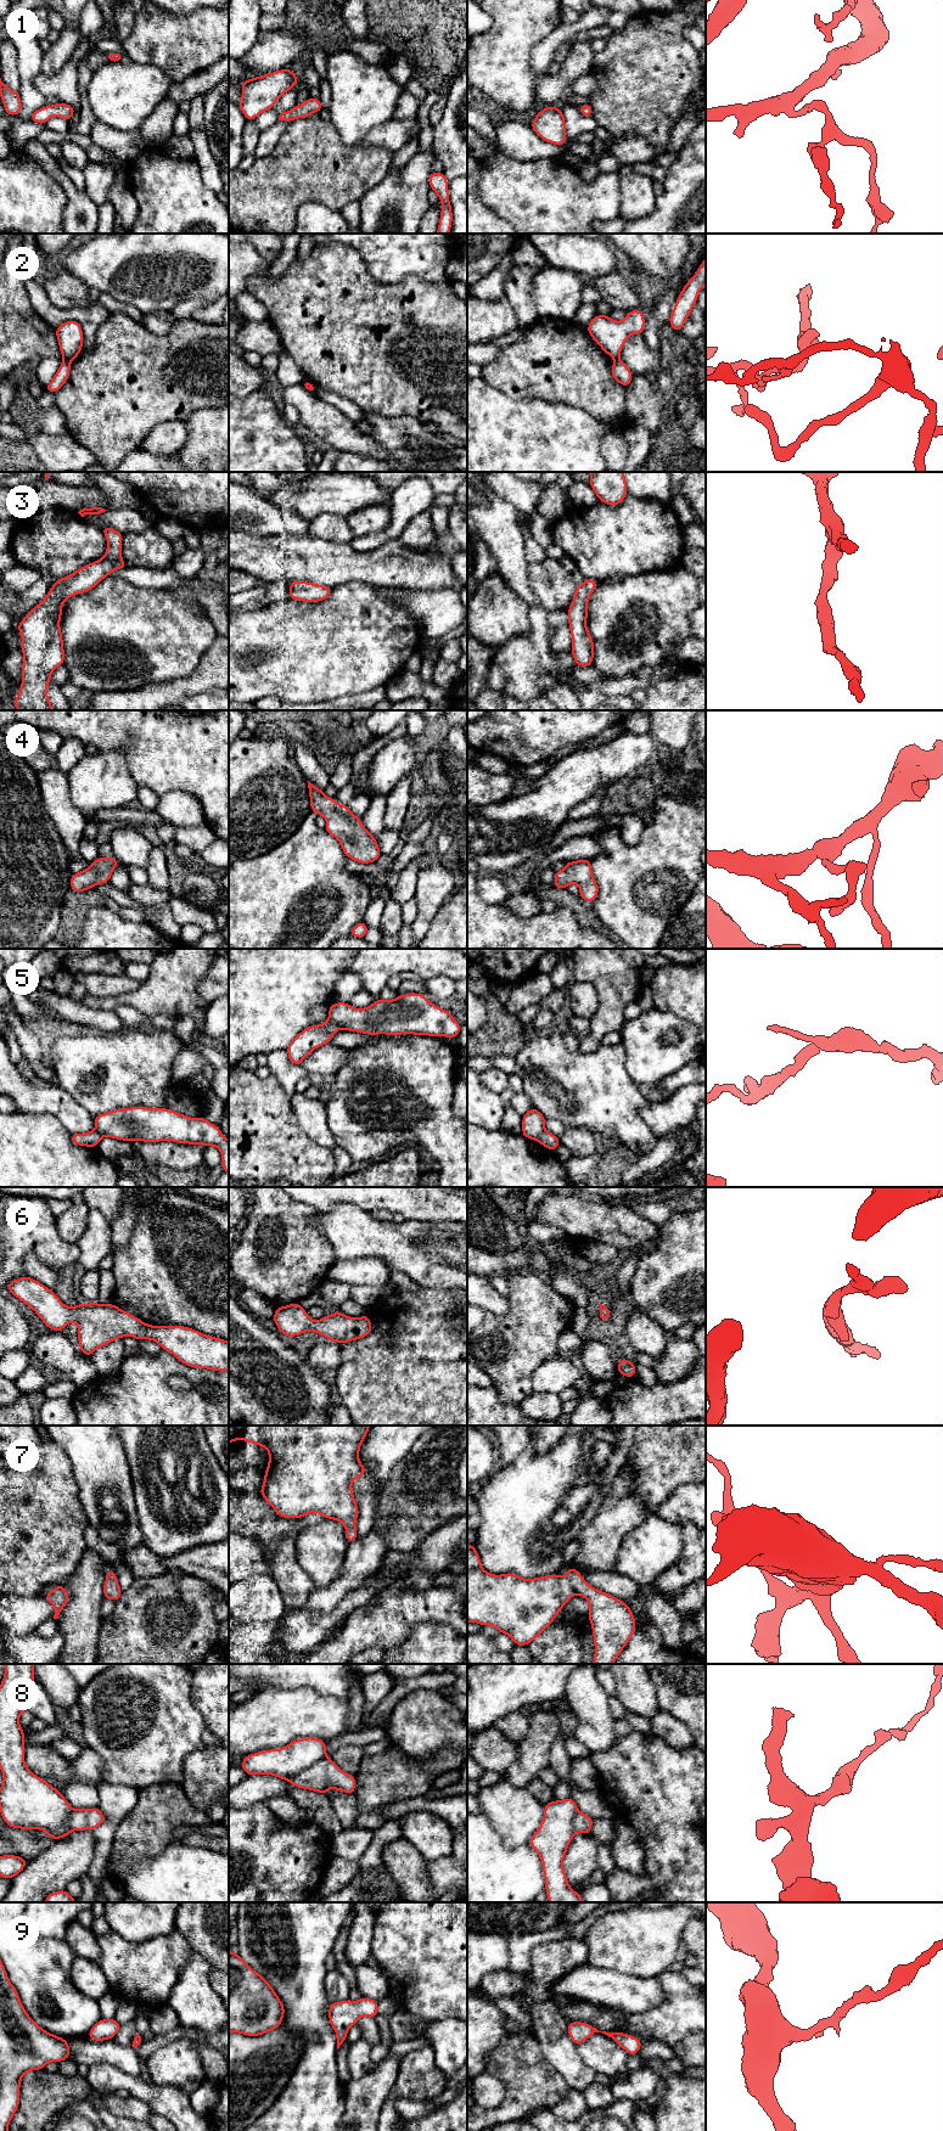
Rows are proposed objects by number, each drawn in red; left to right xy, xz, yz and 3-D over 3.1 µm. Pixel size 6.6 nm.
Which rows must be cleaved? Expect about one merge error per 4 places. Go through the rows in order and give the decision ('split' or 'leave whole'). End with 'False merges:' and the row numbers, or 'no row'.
1: leave whole
2: split
3: leave whole
4: leave whole
5: split
6: leave whole
7: leave whole
8: split
9: leave whole
False merges: 2, 5, 8

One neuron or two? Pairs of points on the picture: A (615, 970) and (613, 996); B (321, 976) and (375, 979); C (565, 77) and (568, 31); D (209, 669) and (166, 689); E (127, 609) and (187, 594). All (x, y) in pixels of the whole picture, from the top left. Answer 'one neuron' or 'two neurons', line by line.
A: one neuron
B: two neurons
C: two neurons
D: one neuron
E: two neurons

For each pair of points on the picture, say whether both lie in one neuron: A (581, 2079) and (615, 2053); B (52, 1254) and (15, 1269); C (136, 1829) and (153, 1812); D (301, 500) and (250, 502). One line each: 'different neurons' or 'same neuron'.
A: different neurons
B: same neuron
C: same neuron
D: different neurons

